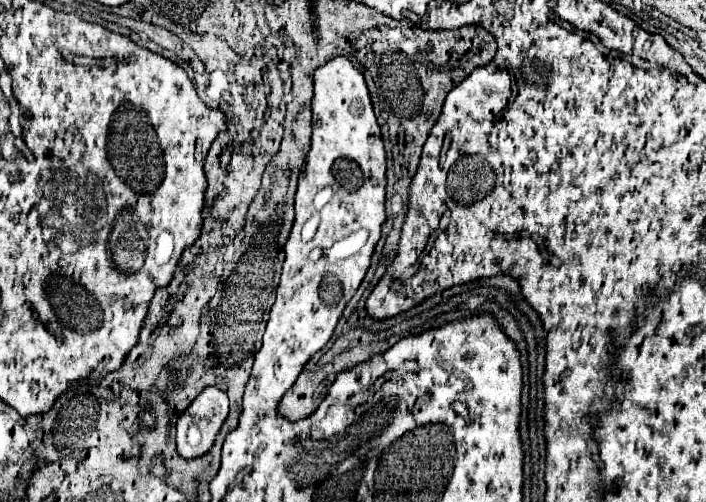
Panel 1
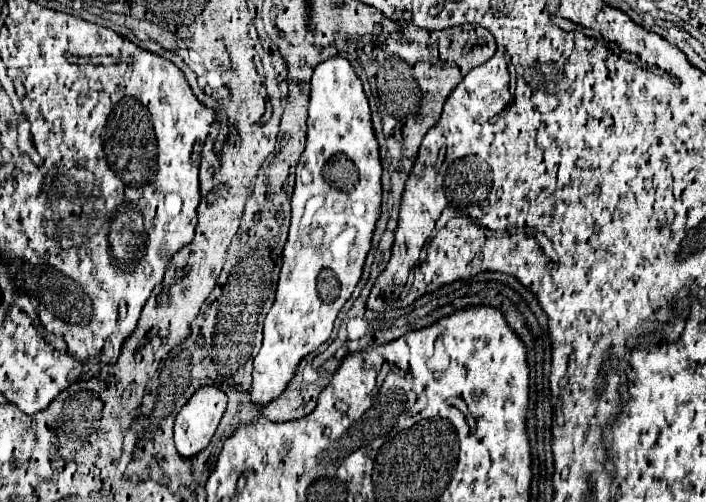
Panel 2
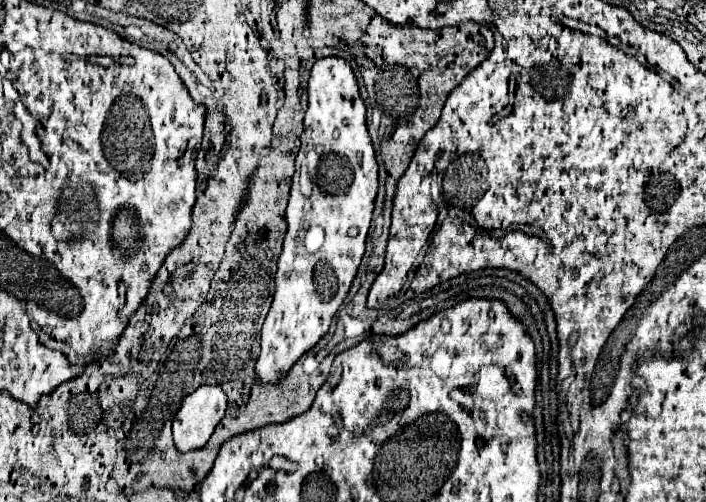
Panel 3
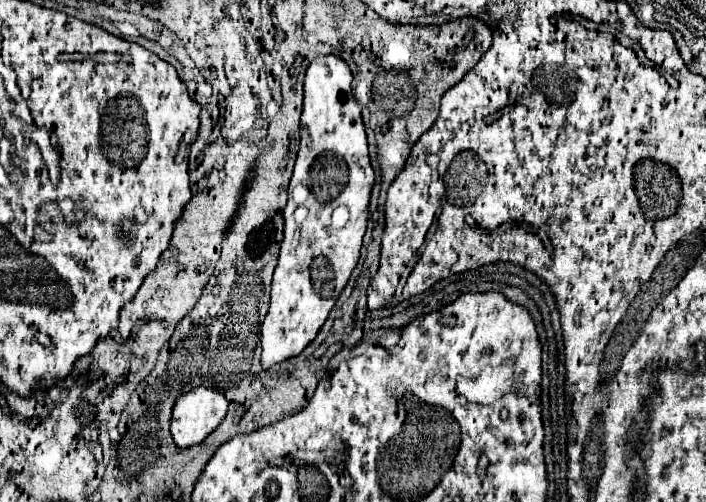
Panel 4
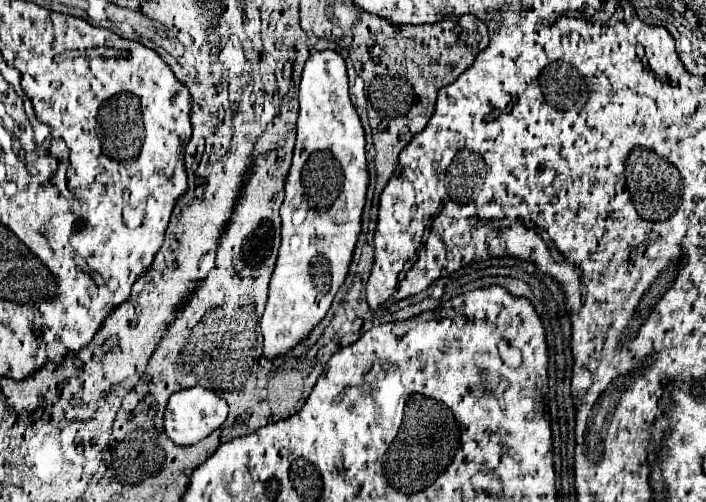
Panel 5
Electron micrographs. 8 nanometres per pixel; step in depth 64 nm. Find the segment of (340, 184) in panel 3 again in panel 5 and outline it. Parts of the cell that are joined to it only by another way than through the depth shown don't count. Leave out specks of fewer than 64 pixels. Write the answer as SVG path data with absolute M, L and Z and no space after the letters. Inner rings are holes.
M322 50L308 58L300 82L300 116L298 116L298 136L296 150L292 158L292 168L286 178L286 198L280 208L282 216L282 244L278 262L270 280L268 304L262 316L262 336L264 336L264 356L274 360L296 348L314 326L326 316L338 288L344 284L354 248L360 236L362 210L366 204L366 190L370 182L366 148L364 148L364 128L360 124L358 112L350 102L348 94L348 74L344 58L334 50ZM338 210L346 212L346 222L336 224L334 214Z

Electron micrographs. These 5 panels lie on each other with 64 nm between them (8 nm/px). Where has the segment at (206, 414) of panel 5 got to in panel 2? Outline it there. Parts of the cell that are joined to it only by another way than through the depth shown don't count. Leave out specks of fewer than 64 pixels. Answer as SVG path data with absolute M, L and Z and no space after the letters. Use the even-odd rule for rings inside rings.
M202 386L176 416L176 450L186 458L202 452L210 444L224 412L226 394L214 386Z

